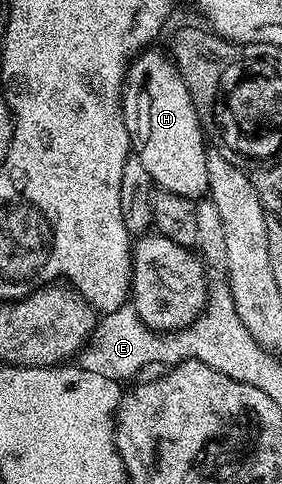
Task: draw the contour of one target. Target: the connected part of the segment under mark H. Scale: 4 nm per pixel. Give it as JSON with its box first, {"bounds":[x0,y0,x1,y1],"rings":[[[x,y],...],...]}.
{"bounds":[128,49,209,201],"rings":[[[147,49],[137,56],[132,63],[132,79],[134,75],[134,104],[128,107],[128,126],[132,140],[133,154],[148,169],[155,184],[161,190],[180,193],[195,201],[203,198],[209,192],[208,185],[208,143],[204,138],[202,123],[194,108],[192,97],[174,68],[171,56],[165,50]]]}

